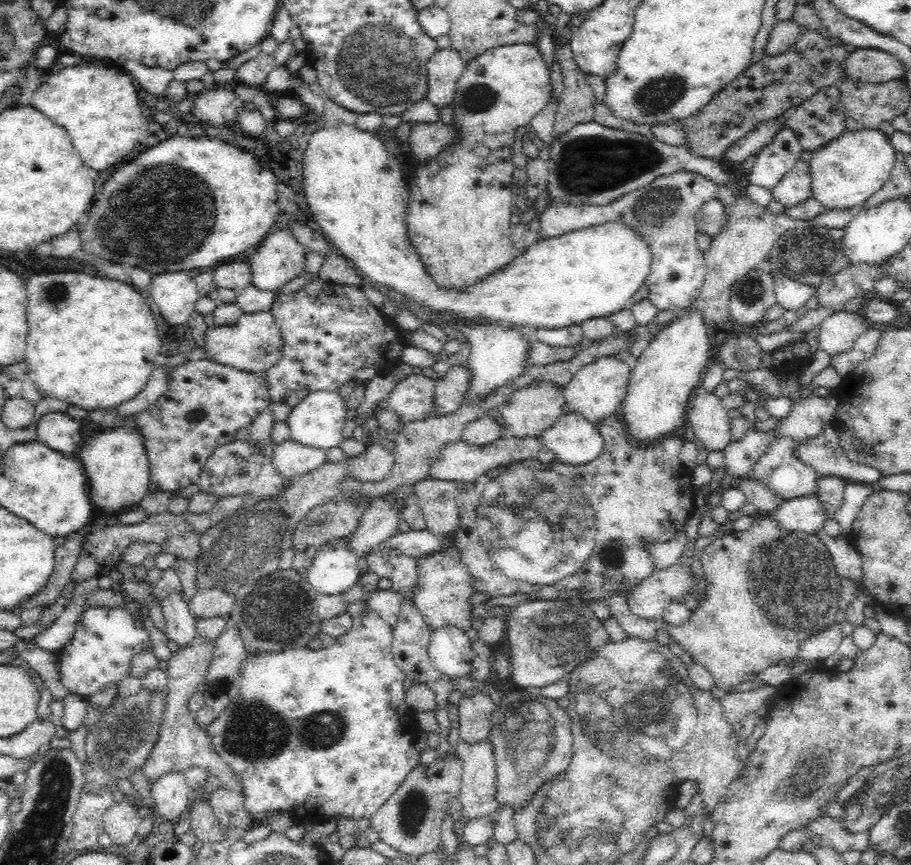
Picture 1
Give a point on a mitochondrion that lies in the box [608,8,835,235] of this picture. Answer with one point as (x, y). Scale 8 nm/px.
(661, 94)

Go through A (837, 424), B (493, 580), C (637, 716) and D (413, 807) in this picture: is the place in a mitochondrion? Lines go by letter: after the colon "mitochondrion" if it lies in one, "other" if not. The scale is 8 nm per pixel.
A: other
B: other
C: mitochondrion
D: mitochondrion

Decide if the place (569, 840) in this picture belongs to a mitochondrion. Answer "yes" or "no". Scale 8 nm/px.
yes

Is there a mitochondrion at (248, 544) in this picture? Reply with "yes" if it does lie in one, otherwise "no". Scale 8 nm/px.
yes

